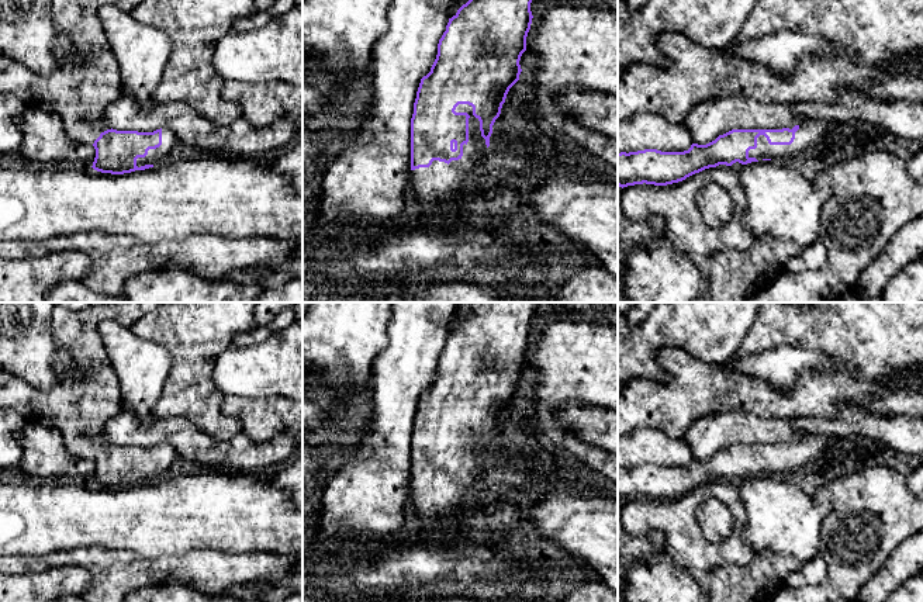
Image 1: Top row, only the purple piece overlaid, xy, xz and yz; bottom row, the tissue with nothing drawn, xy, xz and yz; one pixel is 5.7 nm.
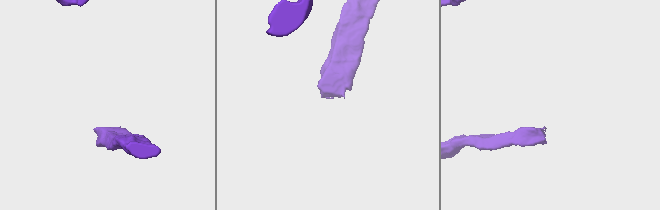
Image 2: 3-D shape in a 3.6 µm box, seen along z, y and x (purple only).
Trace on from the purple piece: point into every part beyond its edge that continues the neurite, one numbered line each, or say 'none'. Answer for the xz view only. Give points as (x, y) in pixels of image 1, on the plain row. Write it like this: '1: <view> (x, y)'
1: xz (431, 500)

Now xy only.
1: xy (155, 471)

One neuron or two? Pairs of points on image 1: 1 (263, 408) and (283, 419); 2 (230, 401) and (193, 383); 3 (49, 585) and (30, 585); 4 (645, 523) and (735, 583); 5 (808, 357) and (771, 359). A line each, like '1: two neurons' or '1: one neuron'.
1: one neuron
2: two neurons
3: one neuron
4: two neurons
5: one neuron

